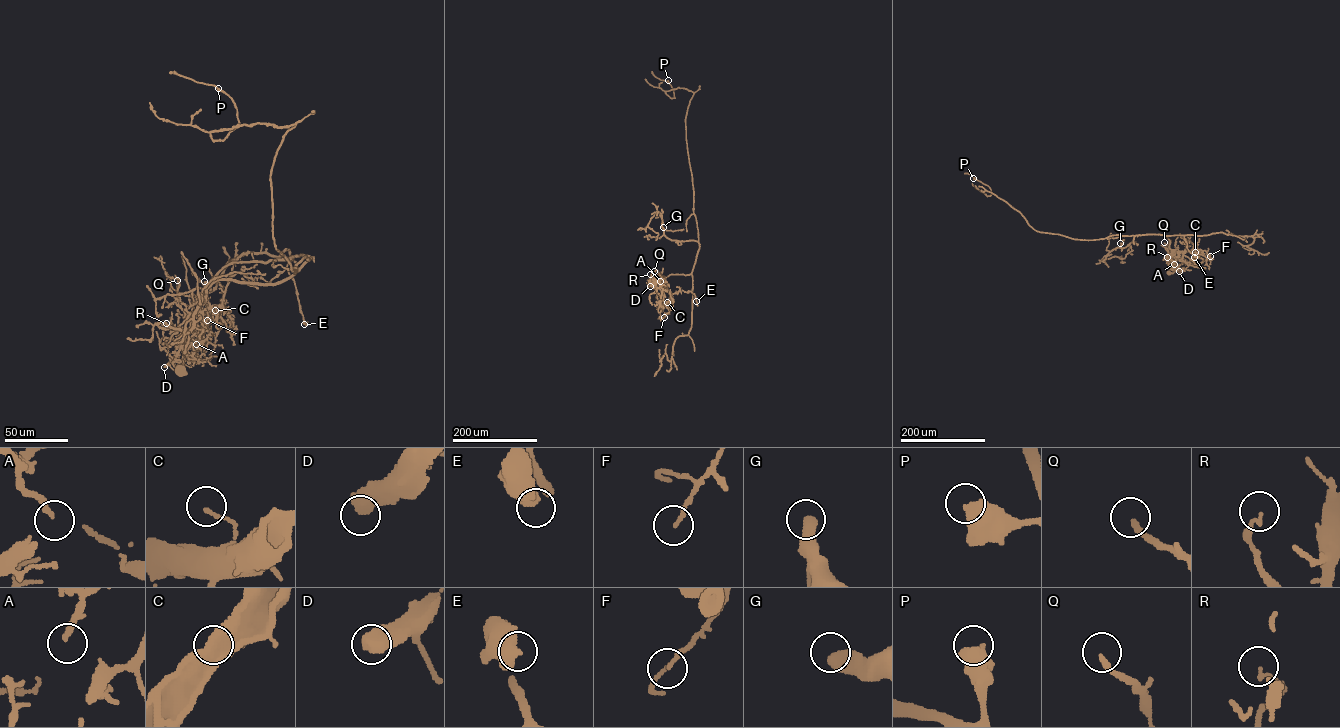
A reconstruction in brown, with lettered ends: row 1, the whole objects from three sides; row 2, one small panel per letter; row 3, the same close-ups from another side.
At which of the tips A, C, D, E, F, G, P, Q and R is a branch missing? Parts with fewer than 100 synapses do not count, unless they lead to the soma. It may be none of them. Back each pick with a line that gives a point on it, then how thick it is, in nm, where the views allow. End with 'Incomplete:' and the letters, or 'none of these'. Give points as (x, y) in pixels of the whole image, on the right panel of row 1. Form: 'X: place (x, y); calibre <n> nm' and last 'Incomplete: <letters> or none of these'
D: place (1179, 271); calibre 600 nm
Incomplete: D

